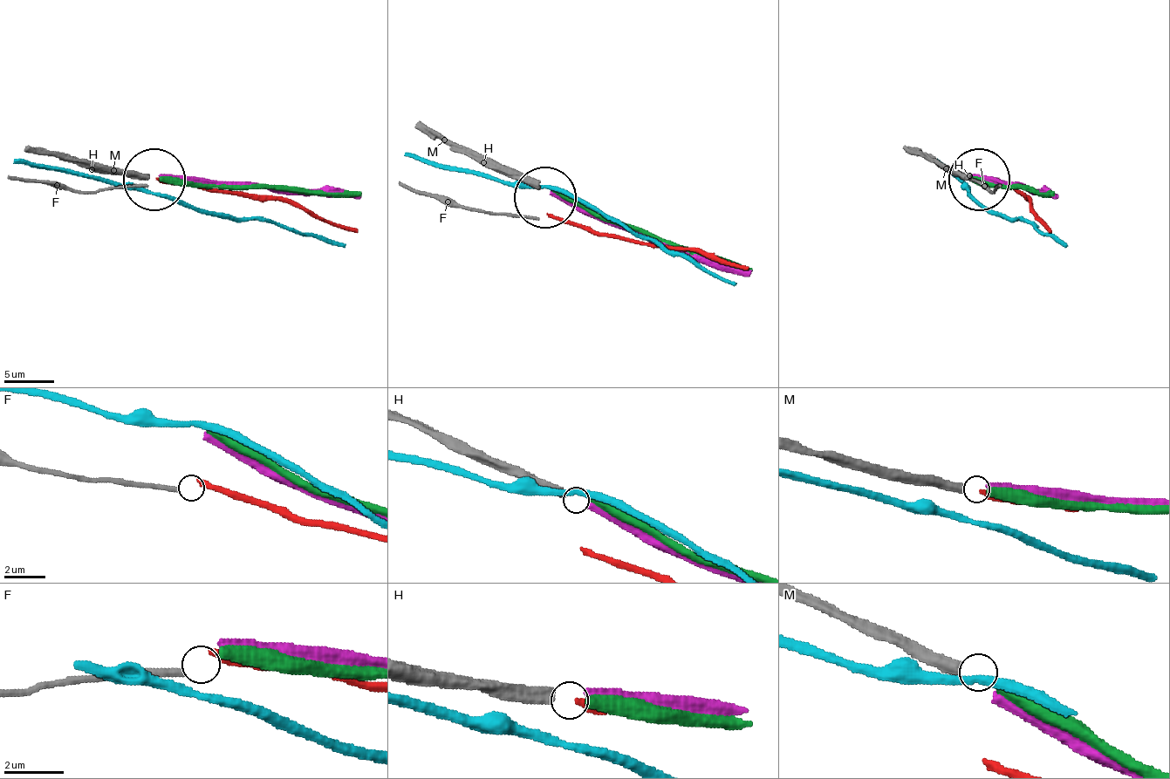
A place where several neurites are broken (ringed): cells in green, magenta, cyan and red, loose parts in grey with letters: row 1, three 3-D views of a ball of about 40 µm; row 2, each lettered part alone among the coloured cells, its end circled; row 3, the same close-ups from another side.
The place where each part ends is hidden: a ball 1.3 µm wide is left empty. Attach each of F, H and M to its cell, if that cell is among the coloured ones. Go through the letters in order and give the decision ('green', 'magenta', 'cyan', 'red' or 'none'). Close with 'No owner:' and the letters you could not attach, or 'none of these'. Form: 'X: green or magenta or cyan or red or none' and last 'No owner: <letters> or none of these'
F: none
H: magenta
M: green
No owner: F

